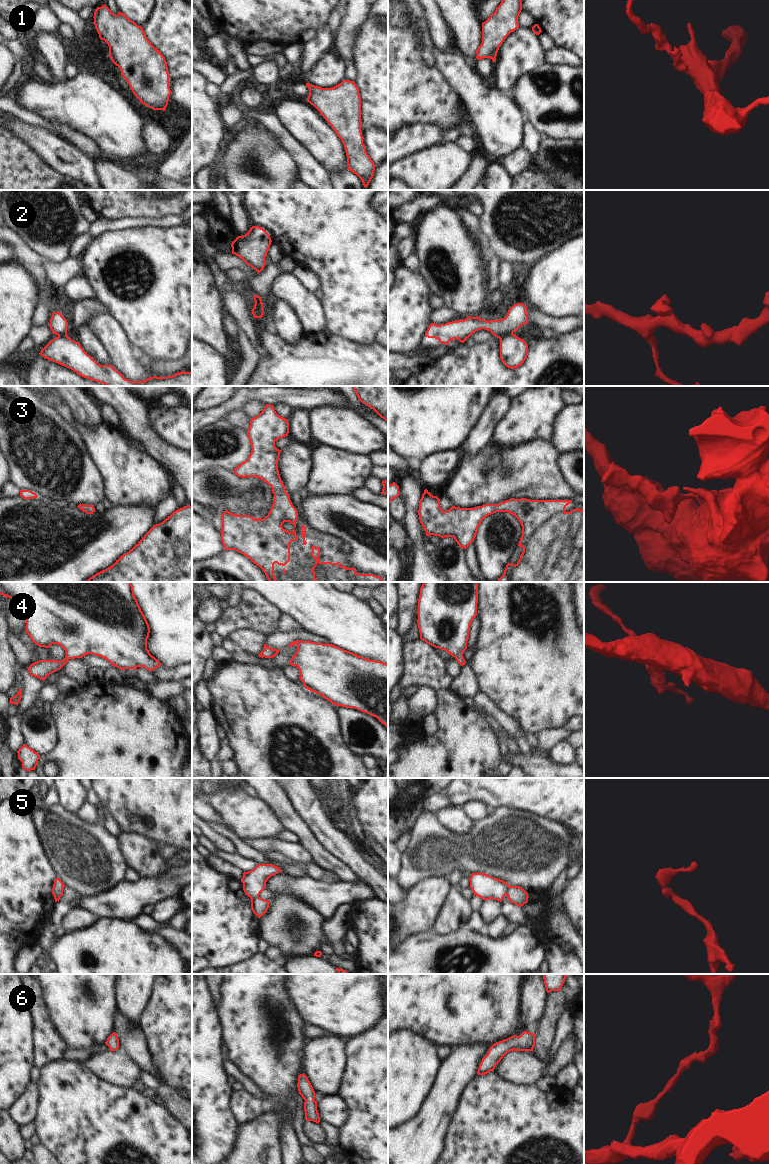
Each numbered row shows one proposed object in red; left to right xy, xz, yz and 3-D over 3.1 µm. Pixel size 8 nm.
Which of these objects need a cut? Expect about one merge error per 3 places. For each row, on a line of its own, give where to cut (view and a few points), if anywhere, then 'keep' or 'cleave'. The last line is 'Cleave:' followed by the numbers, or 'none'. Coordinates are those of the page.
1: no cut | keep
2: xz (262, 303), (260, 308), (252, 313) | cleave
3: no cut | keep
4: no cut | keep
5: yz (509, 886), (505, 894) | cleave
6: no cut | keep
Cleave: 2, 5

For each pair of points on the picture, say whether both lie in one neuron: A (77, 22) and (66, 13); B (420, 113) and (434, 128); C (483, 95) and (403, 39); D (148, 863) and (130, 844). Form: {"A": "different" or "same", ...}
{"A": "same", "B": "different", "C": "different", "D": "same"}

